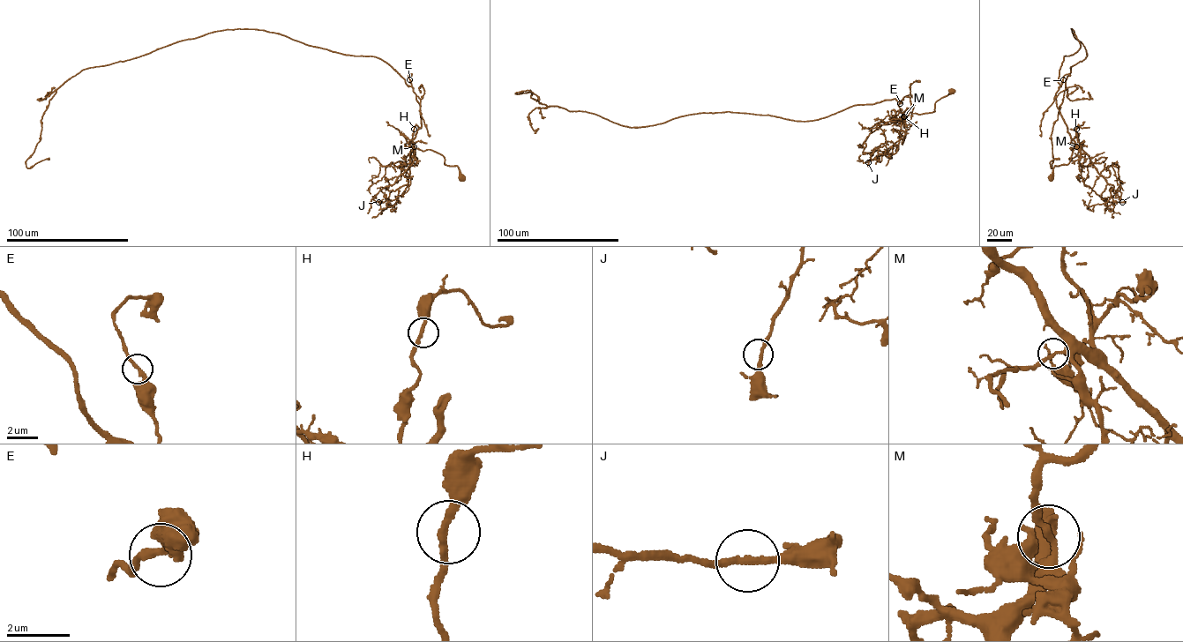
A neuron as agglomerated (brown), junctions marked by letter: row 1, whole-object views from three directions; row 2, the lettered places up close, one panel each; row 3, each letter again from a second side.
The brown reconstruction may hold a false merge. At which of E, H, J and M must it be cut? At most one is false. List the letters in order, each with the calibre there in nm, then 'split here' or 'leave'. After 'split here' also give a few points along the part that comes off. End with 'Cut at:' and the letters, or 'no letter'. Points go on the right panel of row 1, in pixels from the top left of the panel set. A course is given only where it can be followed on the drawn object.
E: calibre 240 nm; leave
H: calibre 240 nm; leave
J: calibre 220 nm; leave
M: calibre 220 nm; leave
Cut at: no letter

